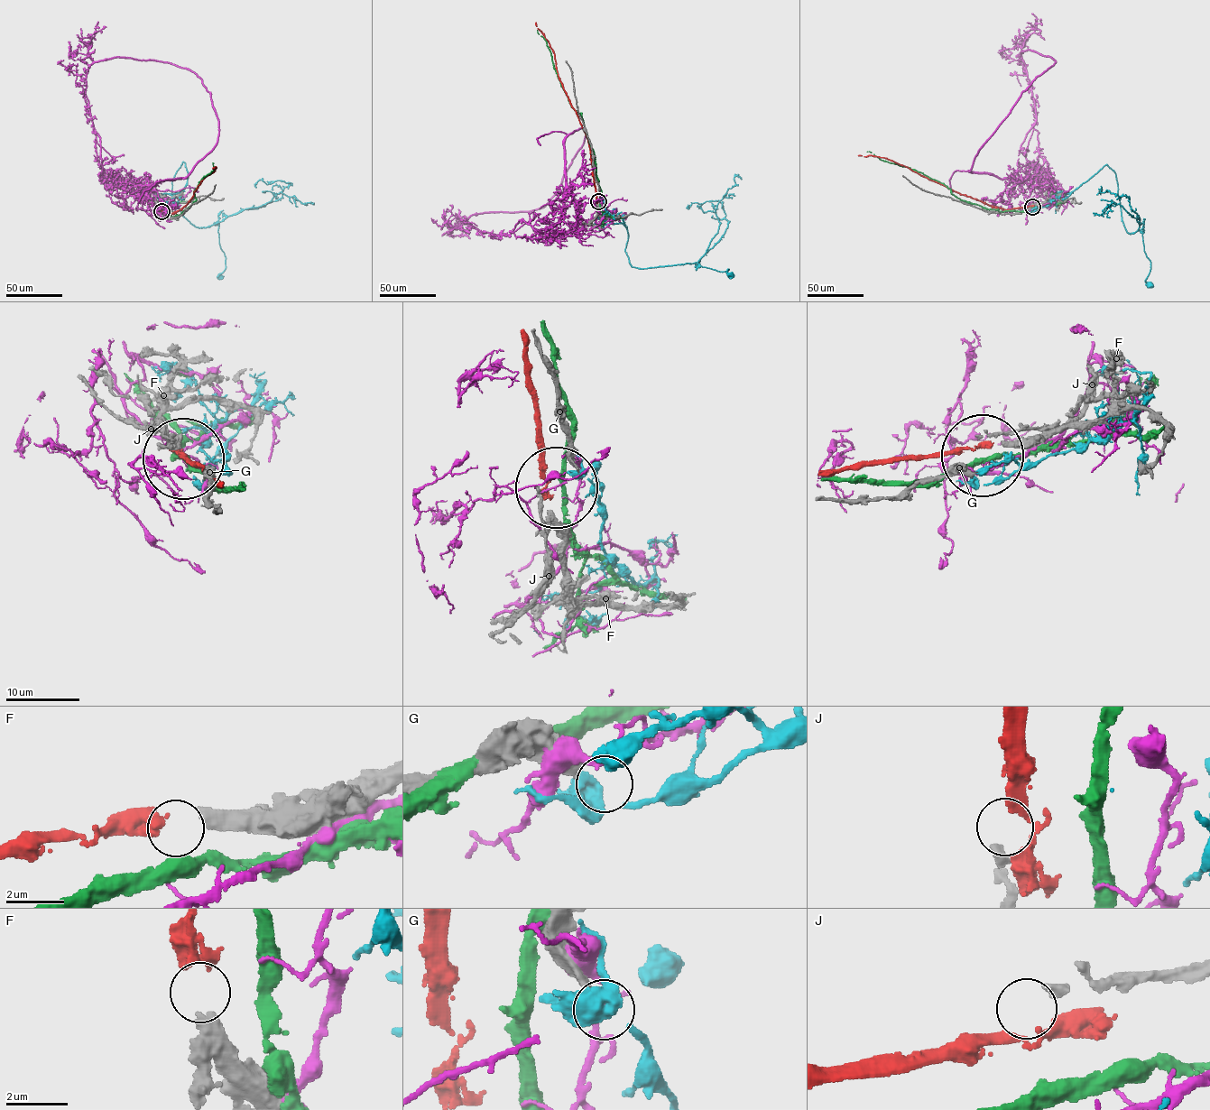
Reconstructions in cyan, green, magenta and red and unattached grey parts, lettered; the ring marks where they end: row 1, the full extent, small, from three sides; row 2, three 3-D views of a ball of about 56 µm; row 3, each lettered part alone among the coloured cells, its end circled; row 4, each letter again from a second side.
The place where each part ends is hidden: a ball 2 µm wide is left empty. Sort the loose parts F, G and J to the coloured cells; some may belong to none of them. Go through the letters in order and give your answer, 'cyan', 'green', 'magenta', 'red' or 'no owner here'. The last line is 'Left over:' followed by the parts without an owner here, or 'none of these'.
F: red
G: no owner here
J: no owner here
Left over: G, J

